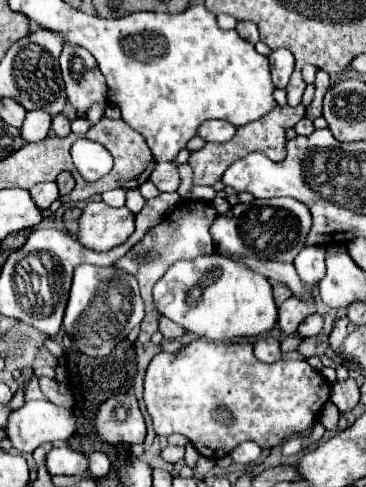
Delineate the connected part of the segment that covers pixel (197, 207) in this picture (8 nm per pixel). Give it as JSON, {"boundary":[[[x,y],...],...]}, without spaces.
{"boundary":[[[194,200],[180,202],[180,206],[166,220],[162,220],[160,224],[150,228],[136,246],[132,246],[122,258],[118,258],[118,262],[114,262],[114,266],[132,274],[140,284],[140,294],[142,294],[142,300],[146,304],[146,316],[142,320],[142,330],[138,336],[140,344],[148,342],[150,336],[154,332],[158,332],[158,318],[162,316],[162,314],[158,314],[154,300],[152,300],[154,284],[166,274],[166,270],[176,260],[192,260],[192,258],[202,256],[202,254],[214,254],[214,244],[212,244],[208,228],[216,216],[218,216],[216,210],[206,202],[194,202]]]}

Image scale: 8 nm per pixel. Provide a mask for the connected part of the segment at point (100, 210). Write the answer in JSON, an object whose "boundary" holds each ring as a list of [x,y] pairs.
{"boundary":[[[88,202],[78,220],[78,242],[94,252],[108,252],[124,244],[134,232],[134,214],[124,208],[110,208],[104,202]]]}

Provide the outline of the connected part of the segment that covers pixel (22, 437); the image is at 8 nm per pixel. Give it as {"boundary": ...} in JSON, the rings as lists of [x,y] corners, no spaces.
{"boundary":[[[30,400],[22,408],[18,408],[10,414],[4,430],[6,430],[8,438],[12,440],[12,446],[24,454],[24,452],[34,452],[44,442],[68,440],[76,432],[76,428],[78,428],[78,424],[76,424],[76,416],[72,414],[72,410],[54,406],[48,400]]]}

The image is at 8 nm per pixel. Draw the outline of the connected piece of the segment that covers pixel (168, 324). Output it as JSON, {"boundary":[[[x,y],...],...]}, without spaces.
{"boundary":[[[162,316],[160,318],[160,332],[164,334],[166,340],[176,340],[176,338],[184,336],[186,330],[182,330],[182,326],[178,326],[176,322],[172,322],[172,320],[168,320],[168,318]]]}

